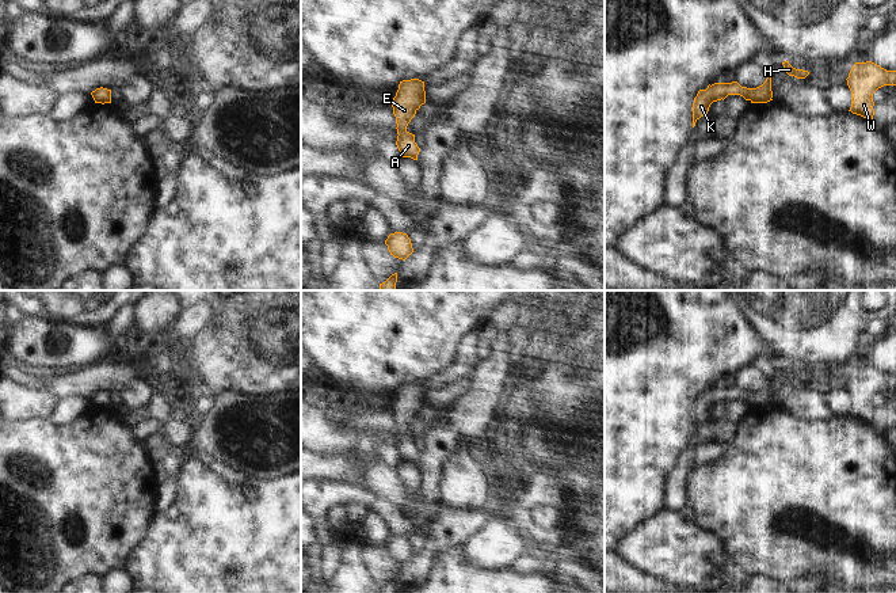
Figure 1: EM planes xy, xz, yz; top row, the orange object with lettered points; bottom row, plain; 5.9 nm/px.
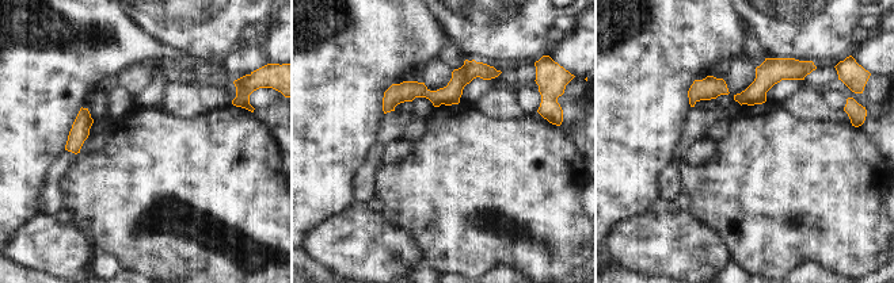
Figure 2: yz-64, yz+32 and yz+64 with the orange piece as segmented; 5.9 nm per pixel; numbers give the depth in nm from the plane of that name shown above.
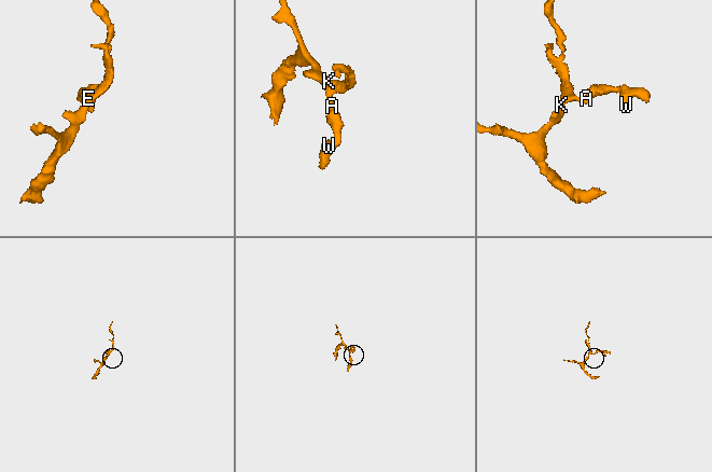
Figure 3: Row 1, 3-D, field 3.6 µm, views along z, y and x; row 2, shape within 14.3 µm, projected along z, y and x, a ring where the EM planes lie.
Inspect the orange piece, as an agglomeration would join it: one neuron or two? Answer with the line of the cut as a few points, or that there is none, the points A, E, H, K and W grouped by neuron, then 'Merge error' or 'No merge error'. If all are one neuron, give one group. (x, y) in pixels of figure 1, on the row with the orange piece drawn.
No split. Groups: A E H K W. No merge error.

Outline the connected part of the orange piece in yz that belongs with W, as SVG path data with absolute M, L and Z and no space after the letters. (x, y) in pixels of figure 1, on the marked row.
M872 61L855 62L846 80L851 91L849 111L872 121L873 94L884 85L896 85L896 71L887 71Z

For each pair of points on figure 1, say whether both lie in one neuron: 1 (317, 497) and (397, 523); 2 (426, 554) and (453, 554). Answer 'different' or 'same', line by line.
1: same
2: different

